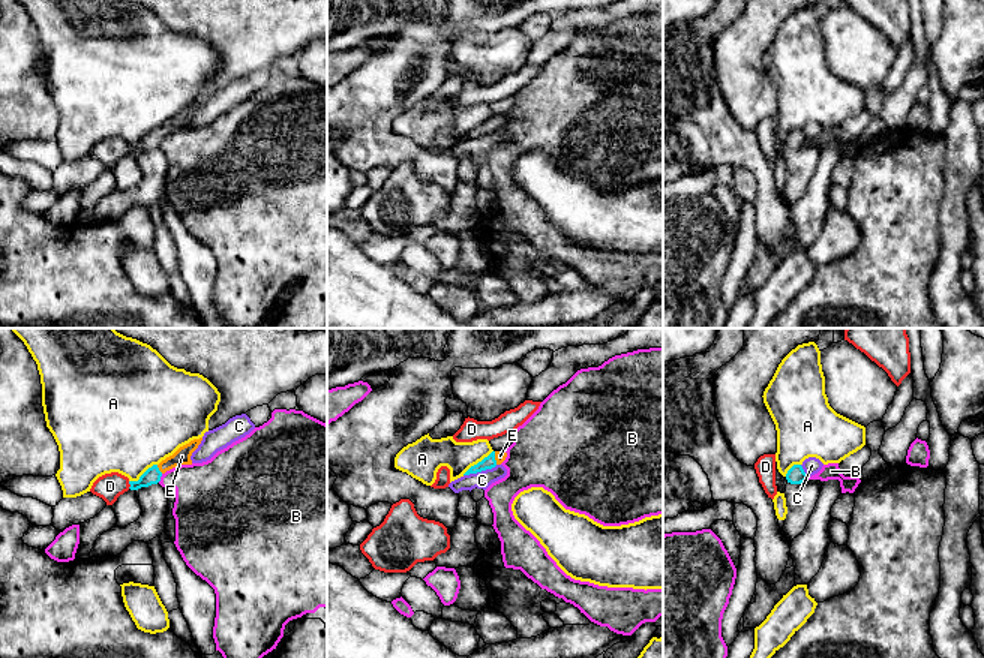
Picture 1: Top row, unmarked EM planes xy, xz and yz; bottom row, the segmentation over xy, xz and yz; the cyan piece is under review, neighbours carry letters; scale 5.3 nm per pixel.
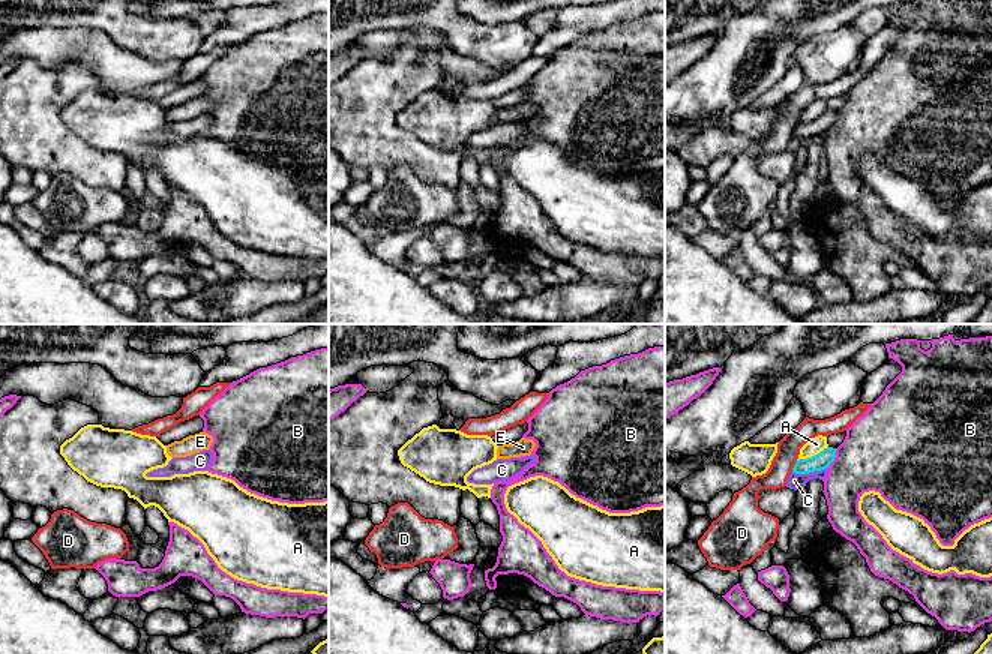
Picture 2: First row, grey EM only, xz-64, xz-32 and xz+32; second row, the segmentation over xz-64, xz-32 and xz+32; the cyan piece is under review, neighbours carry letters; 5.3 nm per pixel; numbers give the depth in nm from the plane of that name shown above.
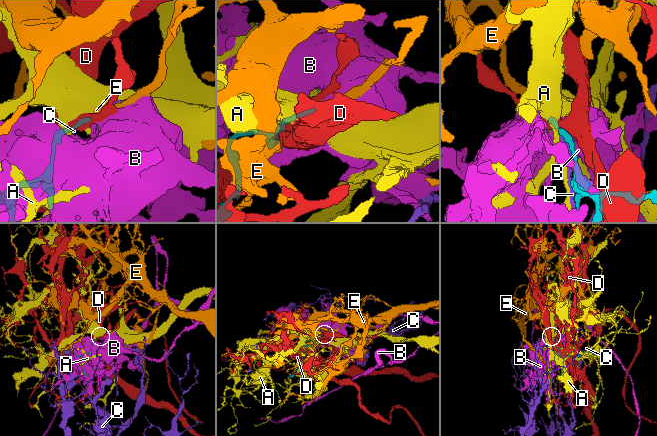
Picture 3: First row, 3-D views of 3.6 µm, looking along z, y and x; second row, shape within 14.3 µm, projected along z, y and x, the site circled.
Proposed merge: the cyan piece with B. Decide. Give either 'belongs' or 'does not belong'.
does not belong

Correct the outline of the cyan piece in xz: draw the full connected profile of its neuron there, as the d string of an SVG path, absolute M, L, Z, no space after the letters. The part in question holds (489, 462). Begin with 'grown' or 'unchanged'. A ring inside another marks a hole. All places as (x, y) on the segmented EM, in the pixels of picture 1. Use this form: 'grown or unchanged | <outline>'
grown | M492 451L488 457L484 457L477 465L471 466L464 475L477 474L486 469L492 469L496 465L501 465L507 457L506 451Z

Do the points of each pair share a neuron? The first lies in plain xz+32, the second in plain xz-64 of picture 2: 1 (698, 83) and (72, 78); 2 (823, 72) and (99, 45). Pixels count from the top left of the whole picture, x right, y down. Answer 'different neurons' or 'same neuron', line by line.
1: same neuron
2: different neurons

